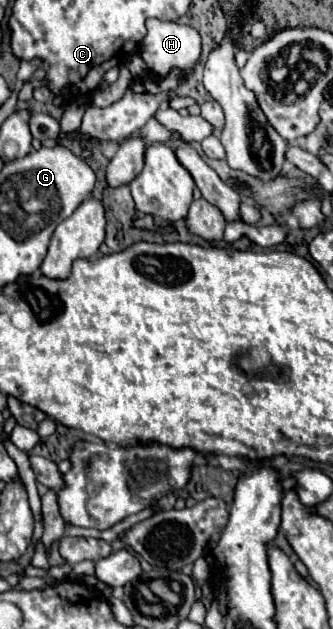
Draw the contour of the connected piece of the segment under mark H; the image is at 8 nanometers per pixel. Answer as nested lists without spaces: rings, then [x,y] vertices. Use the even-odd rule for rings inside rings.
[[[149,20],[147,22],[147,36],[141,42],[141,56],[147,62],[147,66],[161,76],[167,76],[171,68],[181,68],[183,80],[193,76],[195,66],[201,58],[201,36],[195,28],[175,24],[175,22],[161,22],[161,20]]]

